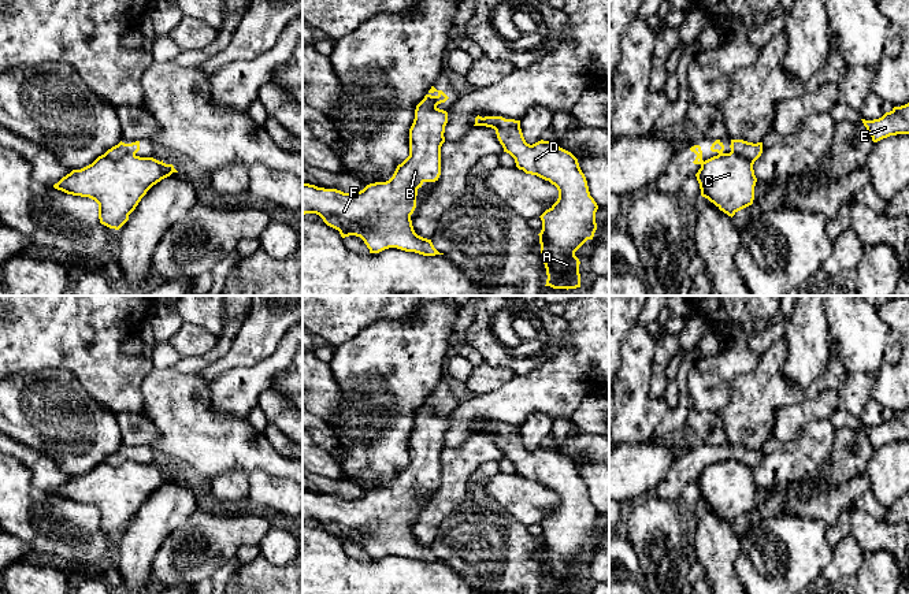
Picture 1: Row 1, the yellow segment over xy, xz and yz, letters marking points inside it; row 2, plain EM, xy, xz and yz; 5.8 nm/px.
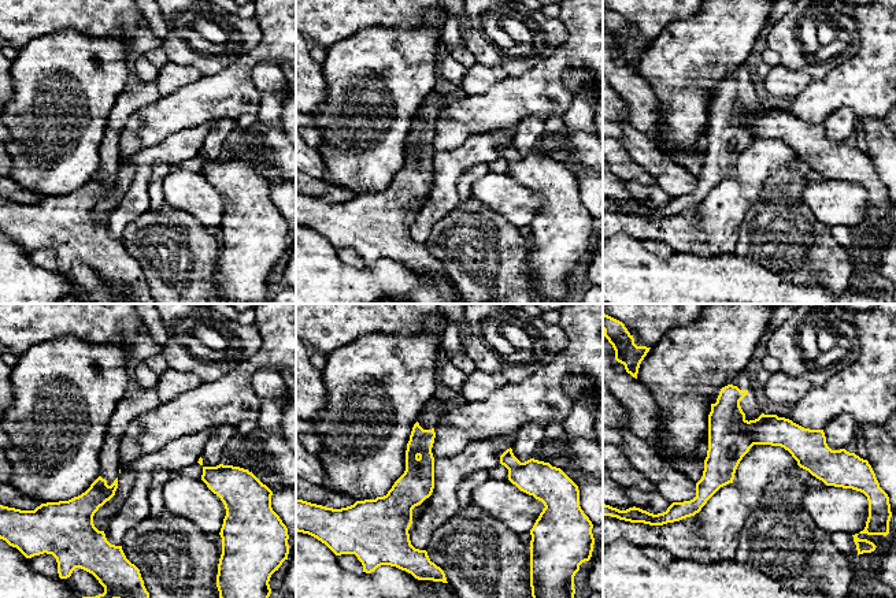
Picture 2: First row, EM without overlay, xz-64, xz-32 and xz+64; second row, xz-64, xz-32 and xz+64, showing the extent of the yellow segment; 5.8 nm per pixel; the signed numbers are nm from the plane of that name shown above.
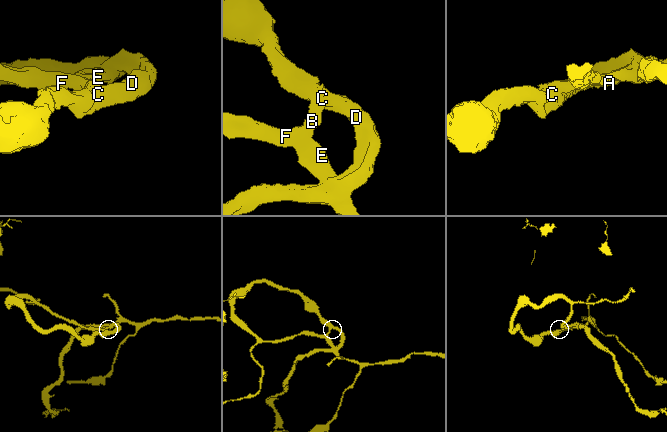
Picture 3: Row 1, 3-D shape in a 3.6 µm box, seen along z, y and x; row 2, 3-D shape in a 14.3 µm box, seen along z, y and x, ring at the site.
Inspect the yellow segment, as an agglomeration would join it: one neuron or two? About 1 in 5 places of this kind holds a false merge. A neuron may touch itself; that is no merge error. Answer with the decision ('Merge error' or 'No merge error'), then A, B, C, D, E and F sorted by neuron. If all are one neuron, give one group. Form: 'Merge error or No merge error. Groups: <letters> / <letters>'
No merge error. Groups: A B C D E F

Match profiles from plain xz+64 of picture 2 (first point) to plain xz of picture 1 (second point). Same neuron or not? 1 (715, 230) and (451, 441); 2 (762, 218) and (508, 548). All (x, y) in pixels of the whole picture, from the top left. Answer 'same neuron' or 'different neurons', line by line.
1: different neurons
2: same neuron

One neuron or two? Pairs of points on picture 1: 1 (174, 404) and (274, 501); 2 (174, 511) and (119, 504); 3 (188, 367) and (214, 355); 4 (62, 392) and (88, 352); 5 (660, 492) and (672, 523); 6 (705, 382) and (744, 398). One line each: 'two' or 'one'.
1: two
2: two
3: one
4: two
5: two
6: two

